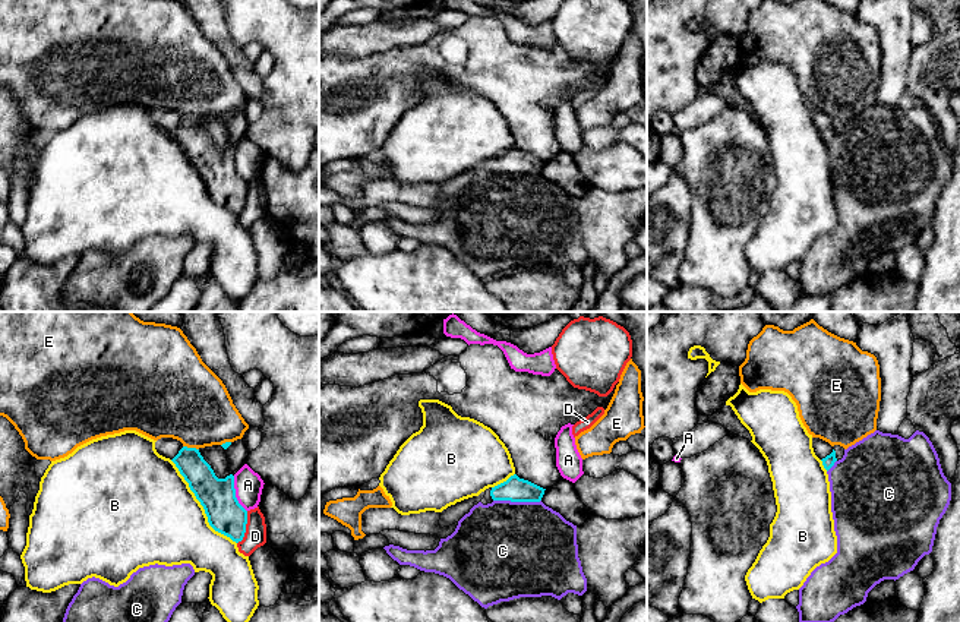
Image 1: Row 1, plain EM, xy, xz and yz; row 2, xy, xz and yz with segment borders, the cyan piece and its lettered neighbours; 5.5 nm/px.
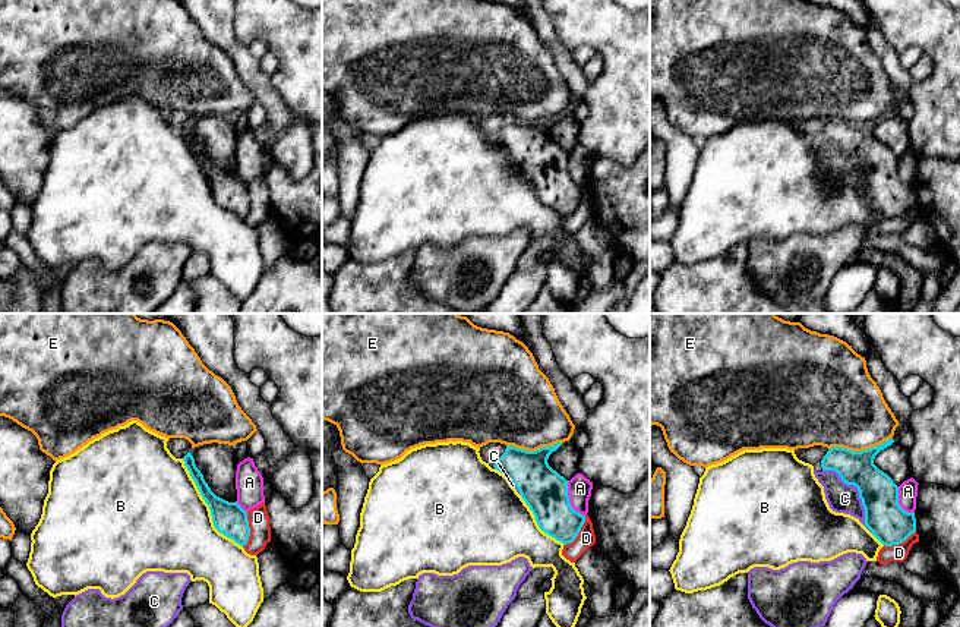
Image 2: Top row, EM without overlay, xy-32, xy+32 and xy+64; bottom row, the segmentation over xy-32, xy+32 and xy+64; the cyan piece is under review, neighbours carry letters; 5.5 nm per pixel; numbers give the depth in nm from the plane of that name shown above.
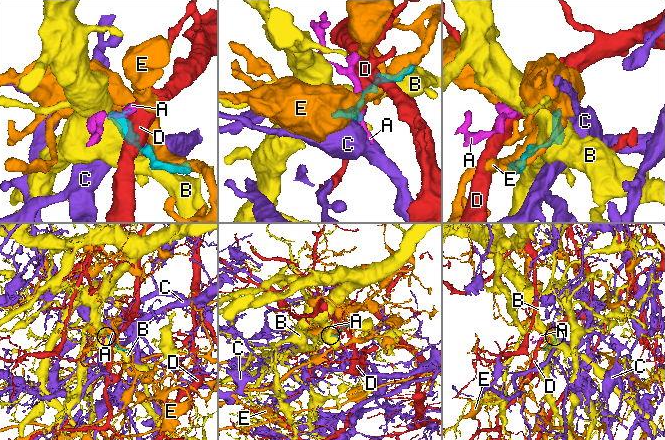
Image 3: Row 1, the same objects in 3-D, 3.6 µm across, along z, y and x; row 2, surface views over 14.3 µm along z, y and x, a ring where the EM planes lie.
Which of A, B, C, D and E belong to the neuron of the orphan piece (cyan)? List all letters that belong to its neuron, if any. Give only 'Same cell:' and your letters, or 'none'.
Same cell: none

